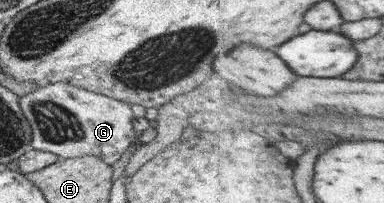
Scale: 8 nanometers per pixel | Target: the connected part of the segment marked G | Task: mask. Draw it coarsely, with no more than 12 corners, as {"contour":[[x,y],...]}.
{"contour":[[57,81],[19,97],[30,147],[111,165],[130,105]]}

